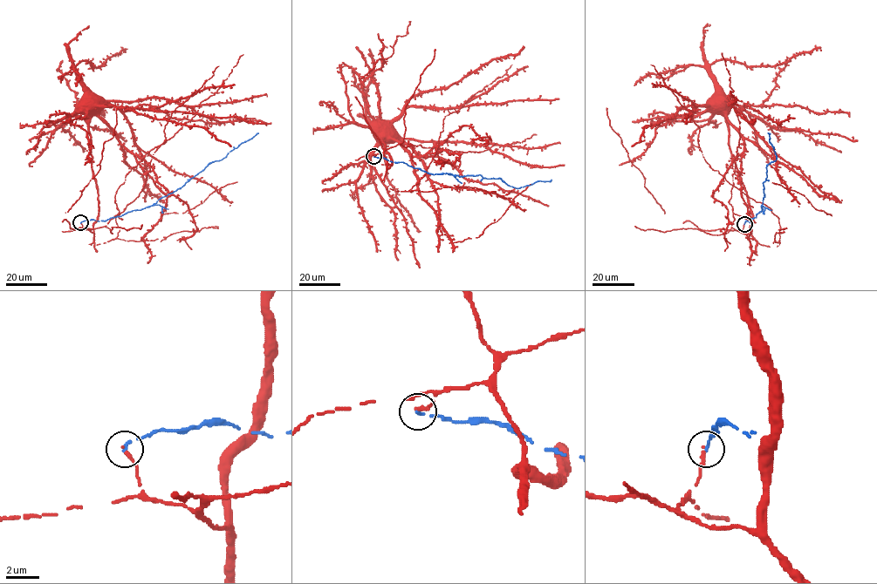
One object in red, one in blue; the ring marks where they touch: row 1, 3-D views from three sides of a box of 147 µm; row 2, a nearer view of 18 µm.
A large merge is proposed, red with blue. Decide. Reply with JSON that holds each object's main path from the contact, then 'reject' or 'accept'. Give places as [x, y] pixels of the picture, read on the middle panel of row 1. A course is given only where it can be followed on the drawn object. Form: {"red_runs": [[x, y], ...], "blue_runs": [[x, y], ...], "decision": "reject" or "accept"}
{"red_runs": [[373, 156], [381, 152], [387, 164], [391, 164], [384, 140]], "blue_runs": [[373, 156], [403, 162], [434, 174], [480, 174], [488, 179], [500, 179], [517, 188], [551, 179]], "decision": "accept"}

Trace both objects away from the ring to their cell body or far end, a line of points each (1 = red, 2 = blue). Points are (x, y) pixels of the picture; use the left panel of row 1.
1: (80, 223), (84, 229), (94, 233), (93, 224), (98, 213), (98, 192), (89, 146), (91, 112)
2: (80, 223), (85, 220), (106, 220), (149, 207), (257, 132)

